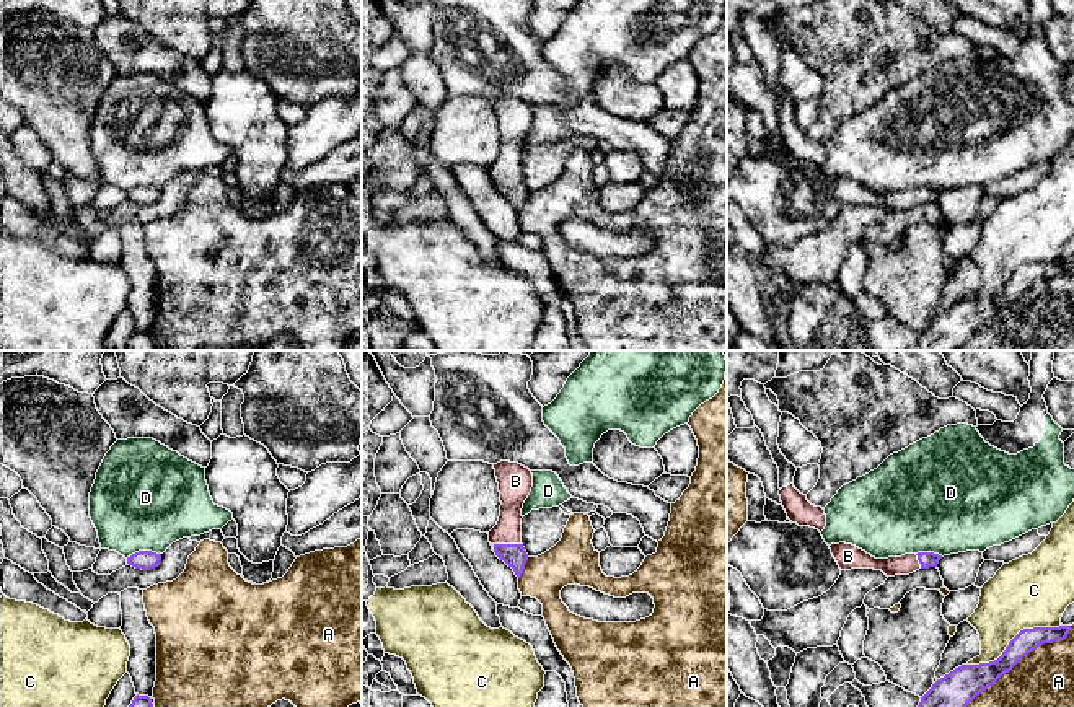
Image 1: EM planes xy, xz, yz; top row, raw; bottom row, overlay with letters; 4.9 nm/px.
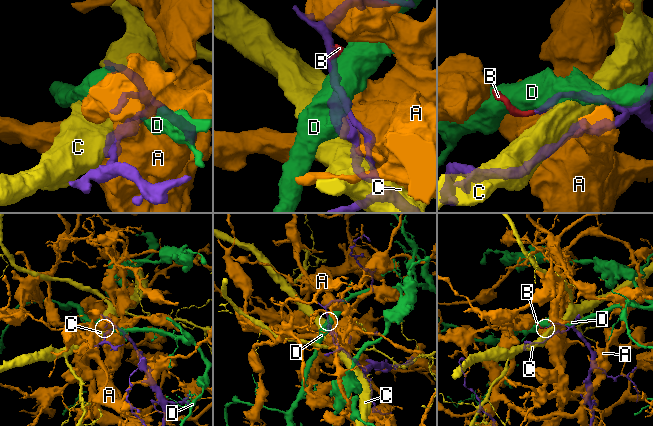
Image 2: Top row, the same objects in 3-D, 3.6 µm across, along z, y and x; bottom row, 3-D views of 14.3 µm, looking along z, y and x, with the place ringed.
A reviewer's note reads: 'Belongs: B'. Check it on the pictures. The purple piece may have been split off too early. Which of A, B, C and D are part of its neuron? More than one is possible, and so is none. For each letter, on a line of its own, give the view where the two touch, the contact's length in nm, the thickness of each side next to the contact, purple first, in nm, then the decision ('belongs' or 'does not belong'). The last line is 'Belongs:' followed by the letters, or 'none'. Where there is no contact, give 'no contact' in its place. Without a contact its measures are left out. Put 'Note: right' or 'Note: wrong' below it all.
A: meets purple in yz; contact 700 nm long; 160 nm thick on the purple side, 440 nm on the other; does not belong
B: meets purple in xz; contact 140 nm long; 120 nm thick on the purple side, 130 nm on the other; belongs
C: meets purple in yz; contact 500 nm long; 130 nm thick on the purple side, 360 nm on the other; does not belong
D: meets purple in xy; contact 180 nm long; 100 nm thick on the purple side, 500 nm on the other; does not belong
Belongs: B
Note: right

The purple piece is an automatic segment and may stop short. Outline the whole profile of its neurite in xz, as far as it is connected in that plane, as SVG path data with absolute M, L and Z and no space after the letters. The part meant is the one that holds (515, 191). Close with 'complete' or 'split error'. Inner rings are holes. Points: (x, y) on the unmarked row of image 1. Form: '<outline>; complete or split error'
M500 96L494 99L500 127L500 152L487 168L495 191L513 204L520 213L528 195L522 179L522 143L533 122L533 109L528 103Z; split error

